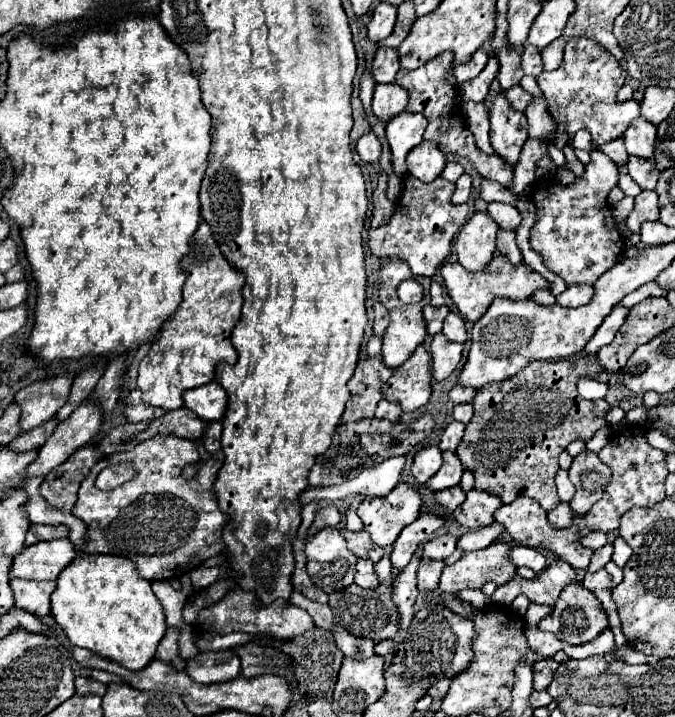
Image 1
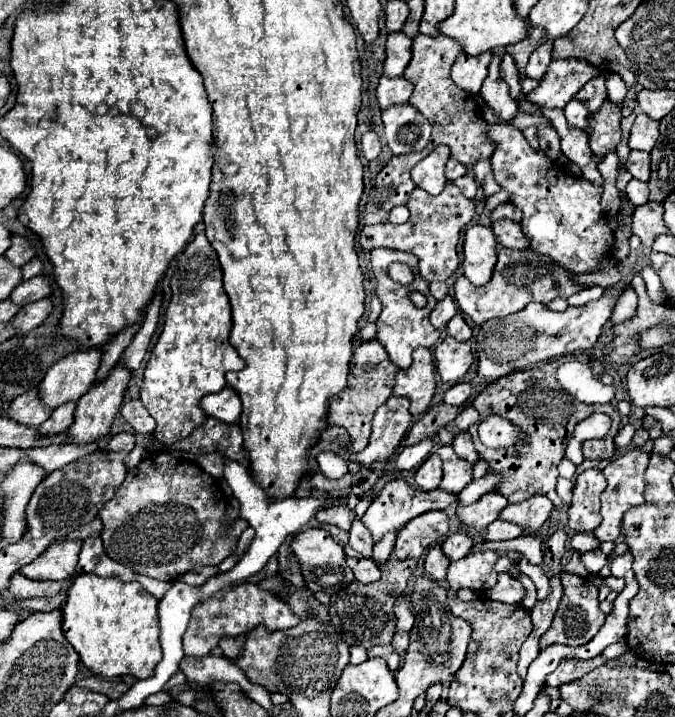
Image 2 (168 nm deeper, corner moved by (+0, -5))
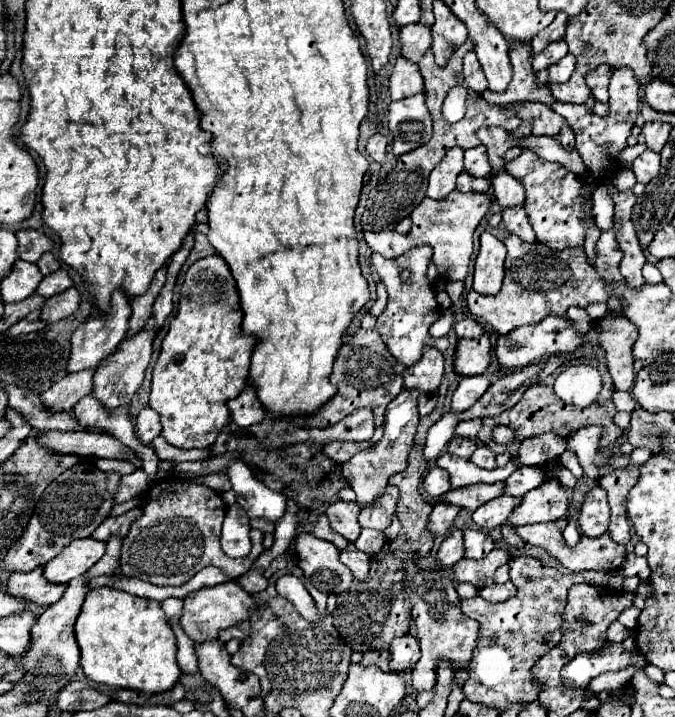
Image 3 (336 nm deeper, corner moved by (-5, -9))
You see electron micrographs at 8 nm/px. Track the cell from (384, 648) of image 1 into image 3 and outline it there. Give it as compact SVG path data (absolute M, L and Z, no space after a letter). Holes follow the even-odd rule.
M380 649L380 651L366 651L362 657L362 665L378 665L384 671L392 671L388 665L388 651Z

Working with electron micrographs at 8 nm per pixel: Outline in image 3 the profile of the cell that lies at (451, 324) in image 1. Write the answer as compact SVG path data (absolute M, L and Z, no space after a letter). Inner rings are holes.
M462 319L462 321L458 321L456 325L454 325L454 331L456 331L456 335L458 337L466 337L466 339L478 339L482 333L484 333L484 327L478 323L478 321L474 321L474 319Z

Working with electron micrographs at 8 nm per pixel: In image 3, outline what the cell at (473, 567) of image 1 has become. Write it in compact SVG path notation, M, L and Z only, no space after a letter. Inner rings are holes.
M492 549L484 559L460 559L452 571L456 581L460 583L472 583L474 587L482 589L494 583L494 571L508 563L510 553L506 553L504 549Z

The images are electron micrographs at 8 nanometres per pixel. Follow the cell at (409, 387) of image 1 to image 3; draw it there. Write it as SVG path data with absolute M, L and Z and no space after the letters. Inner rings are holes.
M424 347L422 359L404 371L404 387L418 389L418 413L430 415L438 401L438 387L444 375L444 357L438 349Z

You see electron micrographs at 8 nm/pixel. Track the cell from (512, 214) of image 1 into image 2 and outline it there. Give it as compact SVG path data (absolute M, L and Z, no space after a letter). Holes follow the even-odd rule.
M503 203L503 205L499 205L499 207L491 213L491 221L497 221L497 219L513 219L513 221L521 221L519 207L515 207L513 203Z

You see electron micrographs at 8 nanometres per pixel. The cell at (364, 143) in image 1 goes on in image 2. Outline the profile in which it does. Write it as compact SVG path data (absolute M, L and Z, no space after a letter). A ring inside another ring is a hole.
M367 131L361 137L361 151L363 151L367 161L377 159L377 155L381 153L381 141L379 141L379 135L375 131Z

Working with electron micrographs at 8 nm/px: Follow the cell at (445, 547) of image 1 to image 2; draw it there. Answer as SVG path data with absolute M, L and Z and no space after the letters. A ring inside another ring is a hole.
M457 531L449 537L445 537L443 541L443 553L451 559L451 561L457 561L465 555L469 555L469 551L473 549L475 541L465 533L465 531Z

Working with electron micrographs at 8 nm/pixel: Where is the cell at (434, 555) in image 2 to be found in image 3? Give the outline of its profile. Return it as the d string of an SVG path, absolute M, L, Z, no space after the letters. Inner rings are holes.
M452 531L440 545L438 549L438 561L442 567L452 567L456 561L464 557L464 545L462 545L462 531Z

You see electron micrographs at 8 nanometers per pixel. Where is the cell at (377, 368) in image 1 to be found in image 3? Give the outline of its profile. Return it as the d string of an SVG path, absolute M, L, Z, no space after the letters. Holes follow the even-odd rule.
M356 331L340 349L338 353L338 359L336 359L336 365L334 365L334 383L338 387L338 393L336 397L332 397L332 403L324 405L324 409L320 409L318 413L314 413L310 419L298 419L298 423L302 427L328 427L328 425L334 425L338 421L342 421L346 415L350 415L352 411L356 409L362 409L362 407L368 407L372 409L374 413L374 423L376 423L376 429L374 429L374 435L370 441L364 441L364 443L354 443L354 445L348 445L348 441L332 441L332 443L326 443L324 445L324 451L330 459L334 459L336 463L344 463L348 461L350 457L354 457L356 453L372 447L372 443L380 441L382 437L382 423L384 423L384 411L386 411L386 405L402 391L404 387L404 381L402 381L402 373L404 373L404 365L400 365L388 351L388 347L384 345L384 341L380 339L380 335L376 331Z

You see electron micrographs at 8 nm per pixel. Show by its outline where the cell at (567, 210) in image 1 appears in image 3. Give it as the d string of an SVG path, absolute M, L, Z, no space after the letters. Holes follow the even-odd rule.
M524 149L522 155L506 163L506 171L518 179L526 189L526 215L530 219L530 225L534 227L538 243L562 251L572 247L582 247L586 231L590 225L584 221L584 205L588 203L588 195L584 193L584 185L574 173L566 171L560 163L546 161L538 157L534 151Z

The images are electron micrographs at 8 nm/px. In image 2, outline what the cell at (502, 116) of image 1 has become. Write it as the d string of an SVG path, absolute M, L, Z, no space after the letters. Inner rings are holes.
M493 53L491 65L489 65L489 75L481 87L481 97L503 121L509 121L515 117L519 105L515 99L511 99L509 85L499 75L499 65L501 65L501 57Z

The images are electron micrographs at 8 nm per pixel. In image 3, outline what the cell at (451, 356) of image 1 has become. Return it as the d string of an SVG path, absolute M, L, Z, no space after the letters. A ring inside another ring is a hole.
M484 333L478 339L458 339L456 351L454 351L454 373L460 377L480 375L490 365L490 341Z

